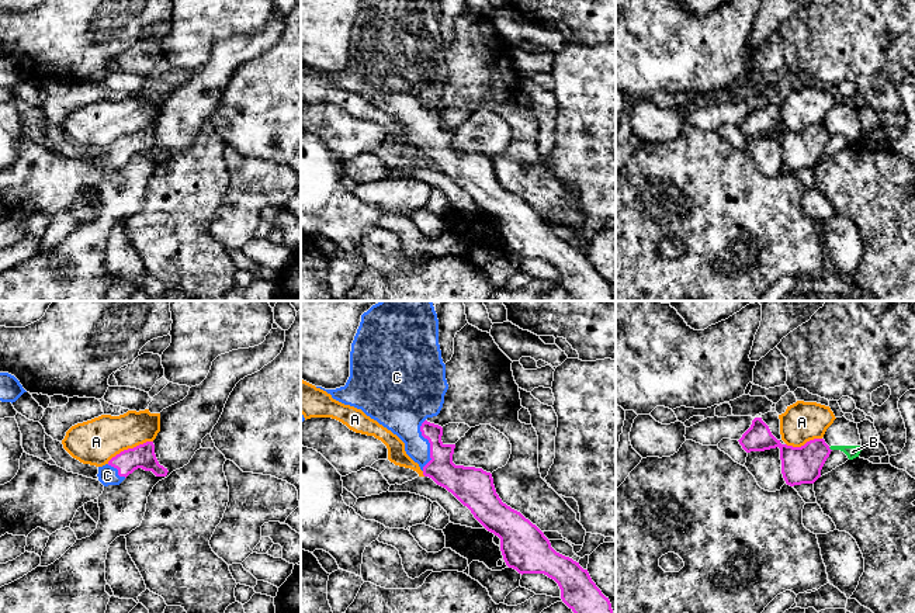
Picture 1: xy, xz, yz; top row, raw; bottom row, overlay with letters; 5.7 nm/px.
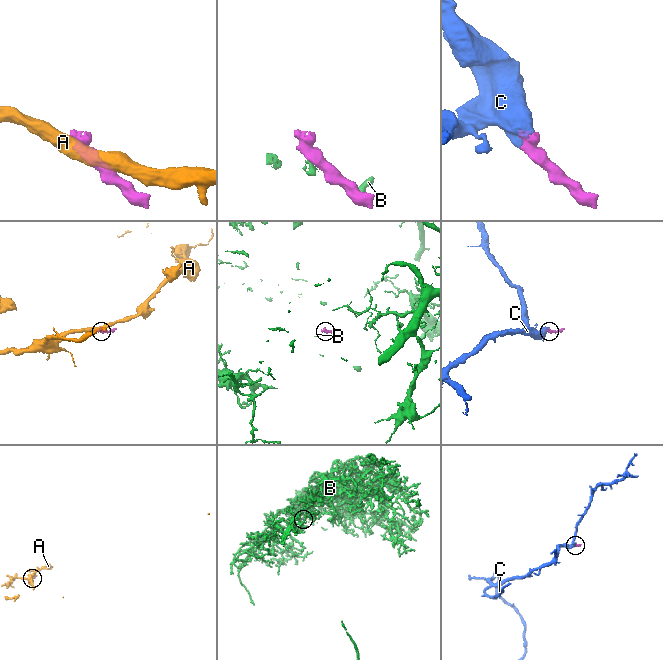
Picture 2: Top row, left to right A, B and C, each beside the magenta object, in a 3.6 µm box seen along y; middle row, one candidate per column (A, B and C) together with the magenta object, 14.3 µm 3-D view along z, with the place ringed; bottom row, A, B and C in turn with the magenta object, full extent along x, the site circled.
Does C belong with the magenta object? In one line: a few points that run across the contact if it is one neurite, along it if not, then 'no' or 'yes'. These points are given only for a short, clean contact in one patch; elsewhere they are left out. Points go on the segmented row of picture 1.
yes

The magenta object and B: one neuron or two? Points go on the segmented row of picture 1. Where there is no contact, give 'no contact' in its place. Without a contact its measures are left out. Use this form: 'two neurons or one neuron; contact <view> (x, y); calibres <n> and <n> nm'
two neurons; contact yz (829, 449); calibres 220 and 80 nm

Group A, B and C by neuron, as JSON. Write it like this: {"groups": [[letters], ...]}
{"groups": [["A"], ["B"], ["C"]]}

